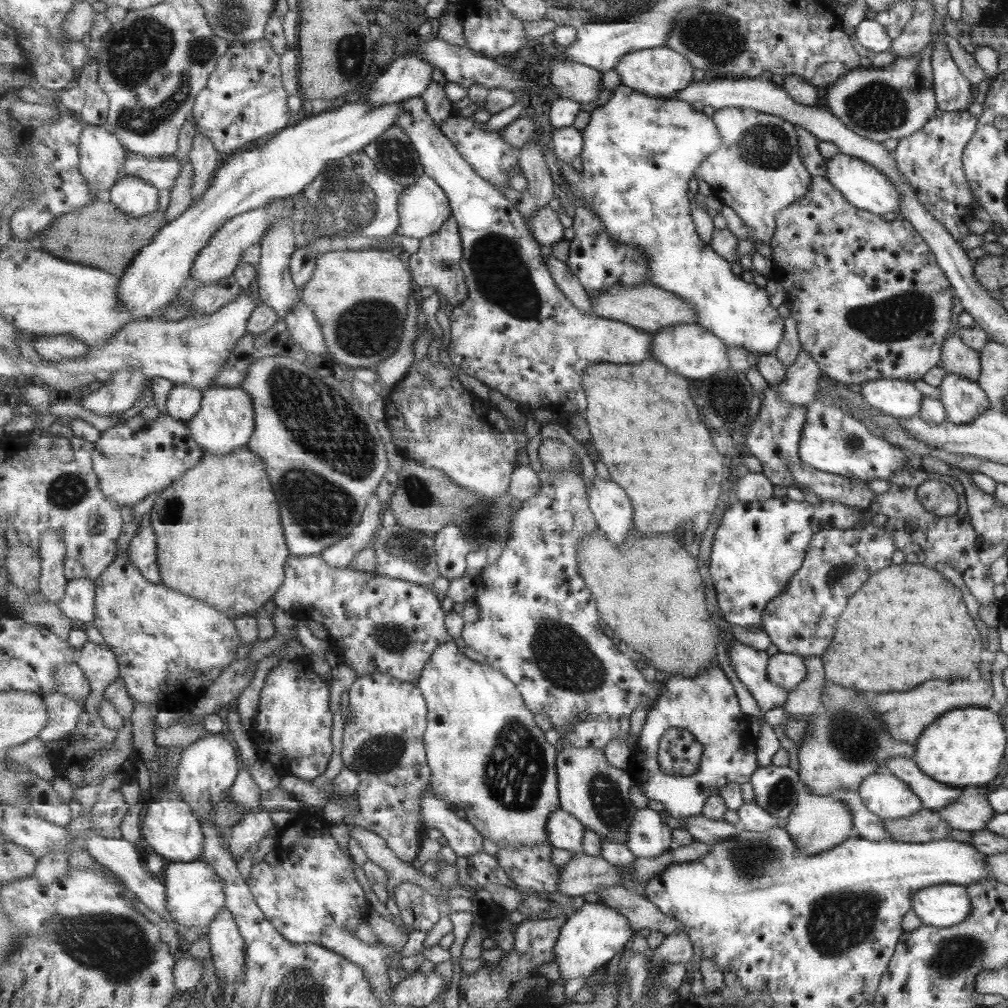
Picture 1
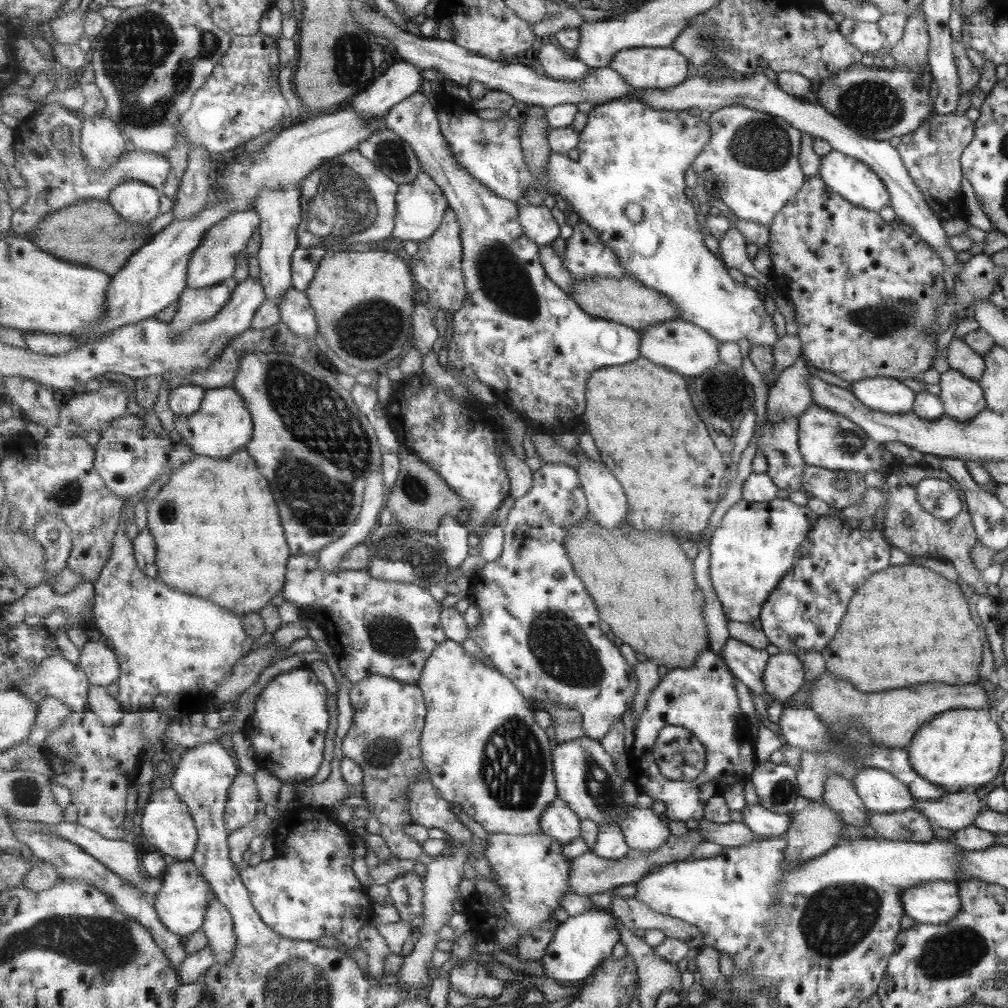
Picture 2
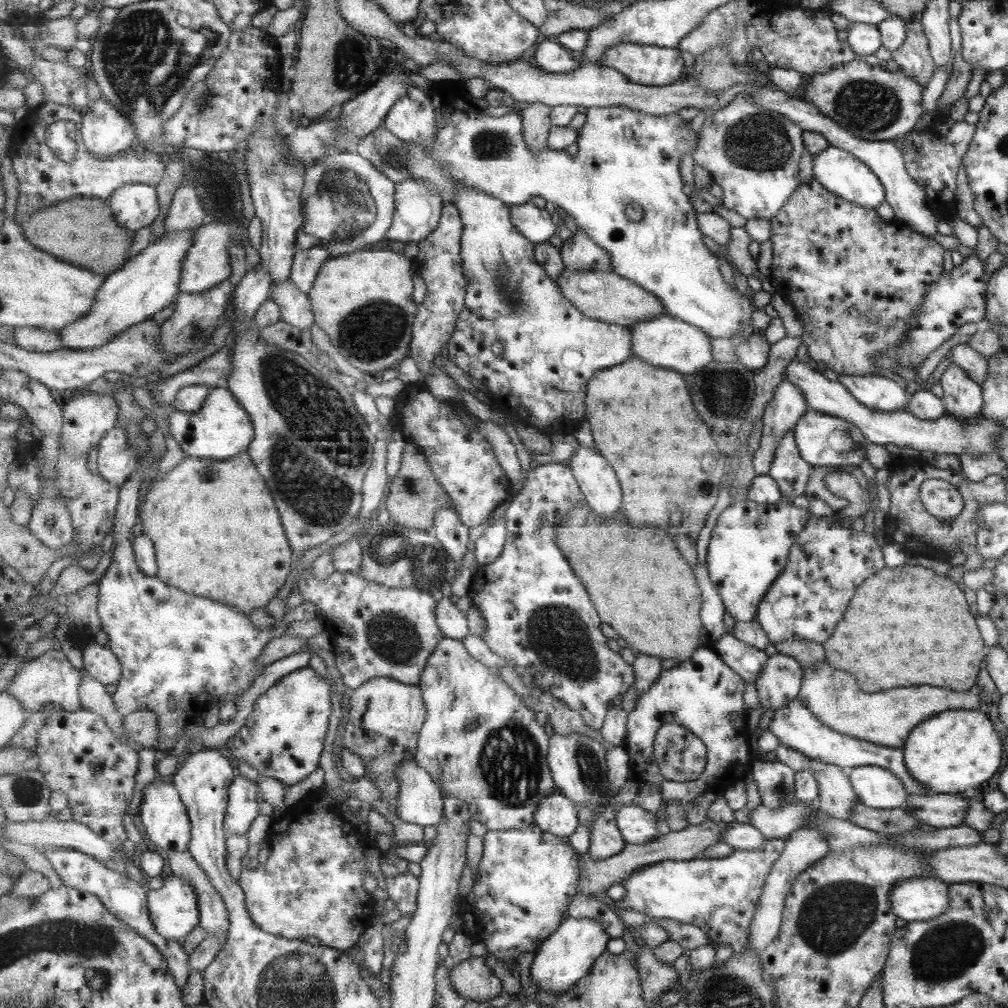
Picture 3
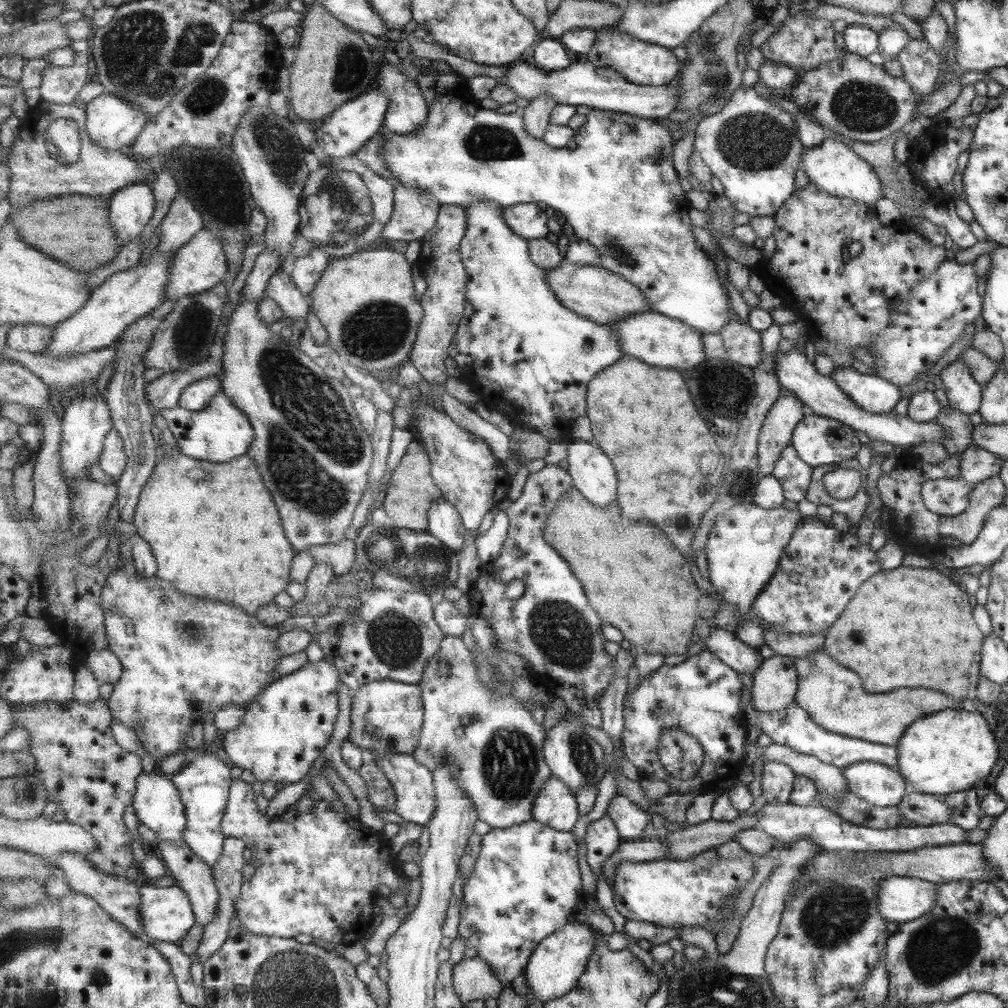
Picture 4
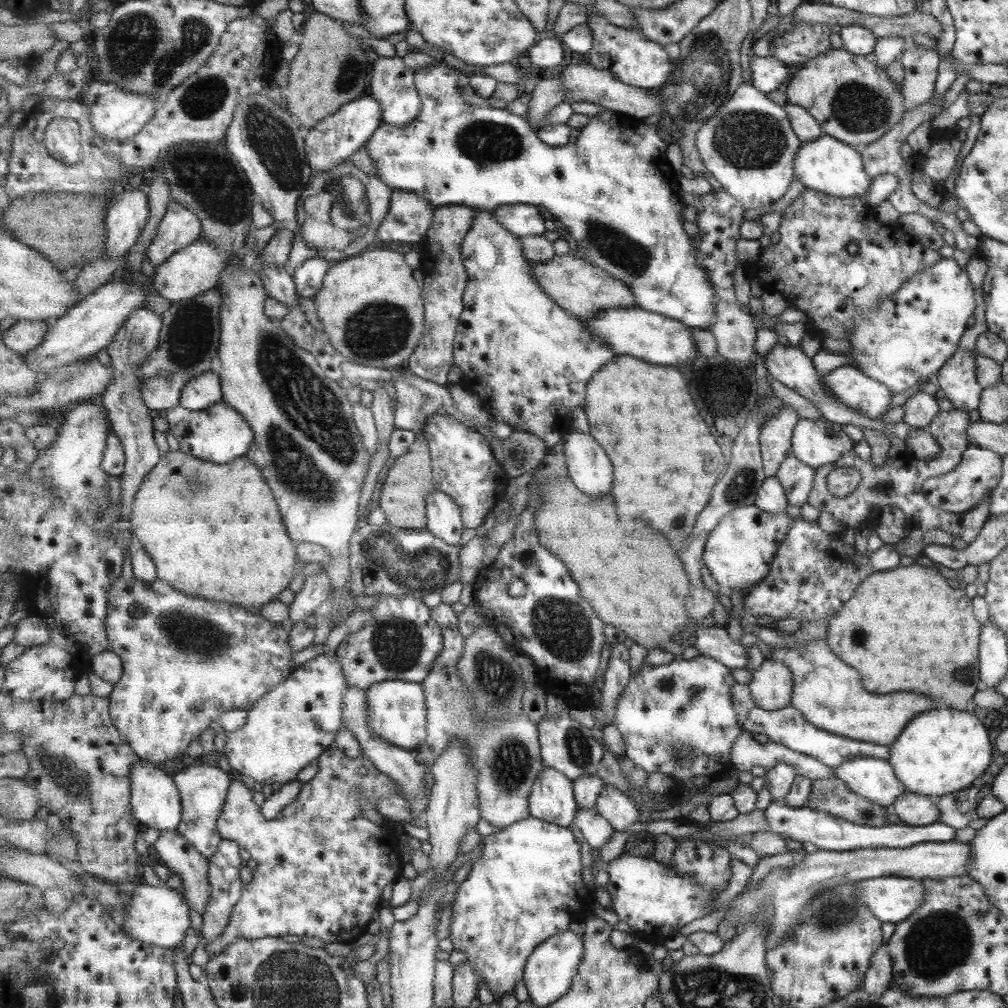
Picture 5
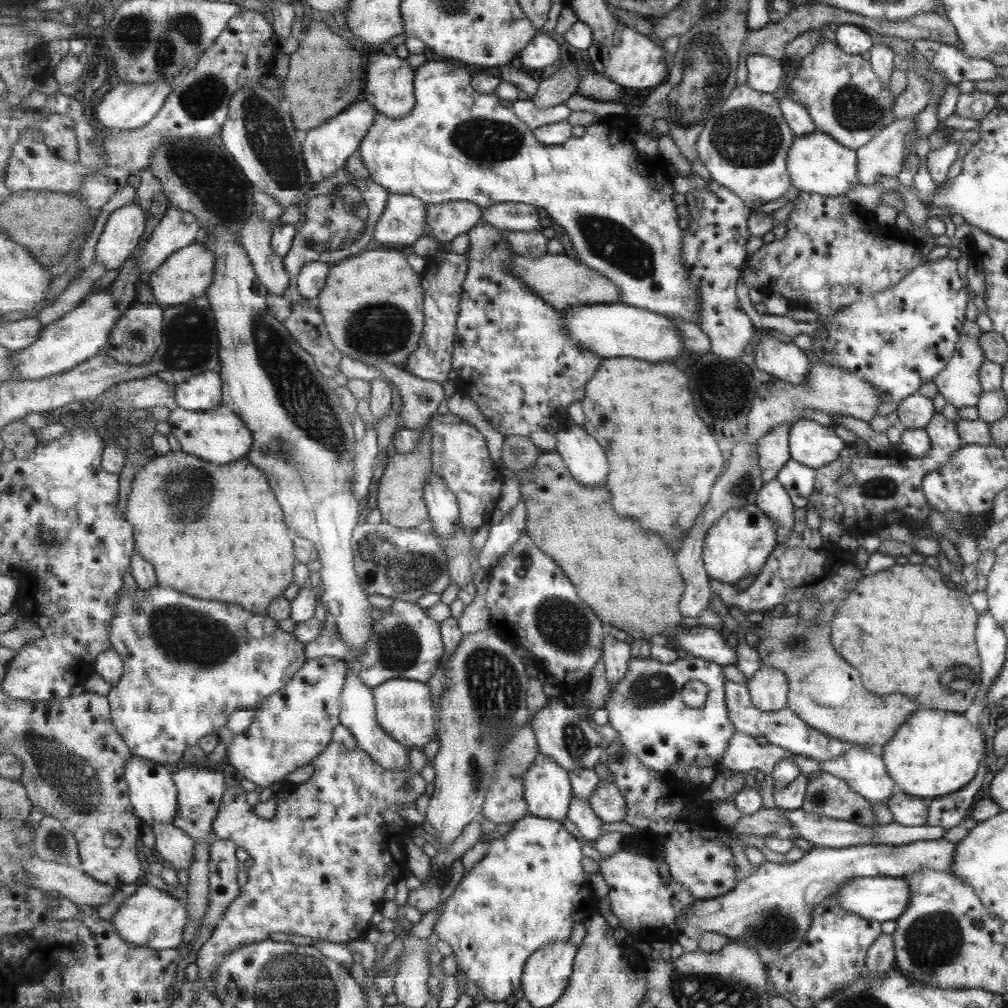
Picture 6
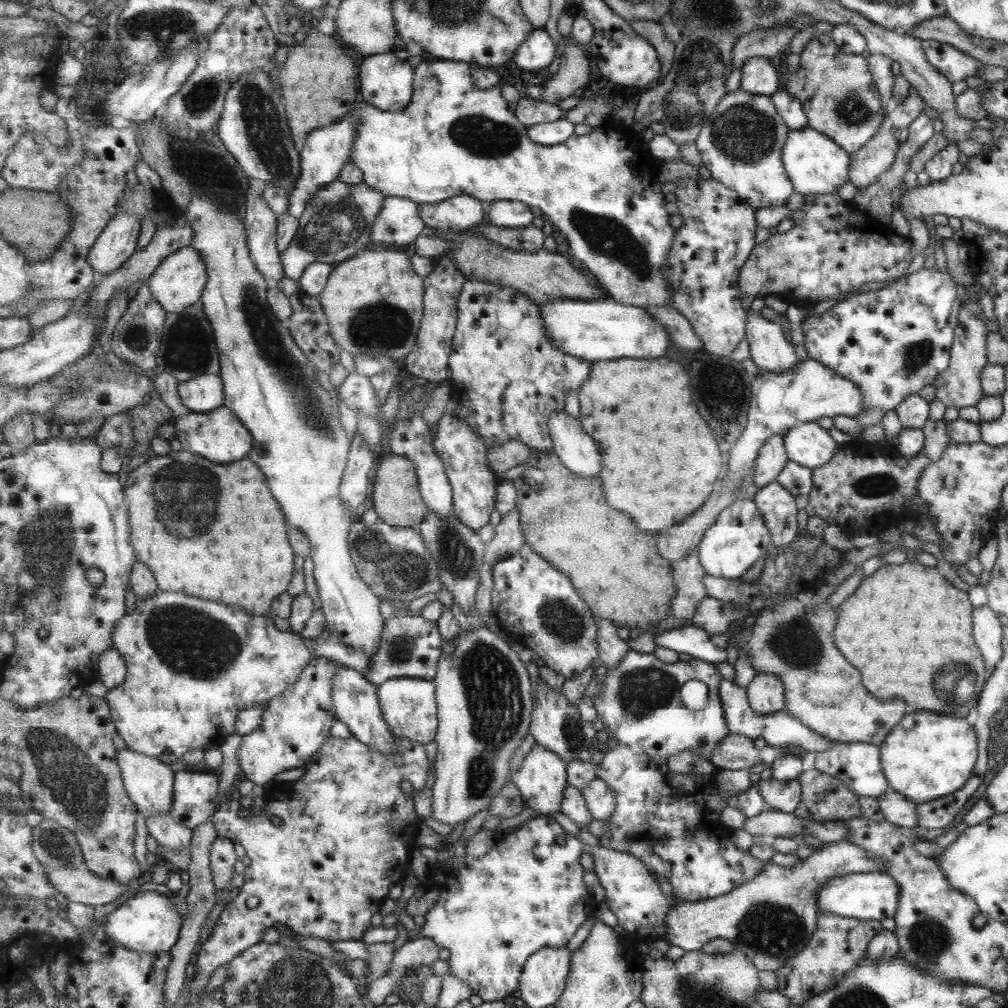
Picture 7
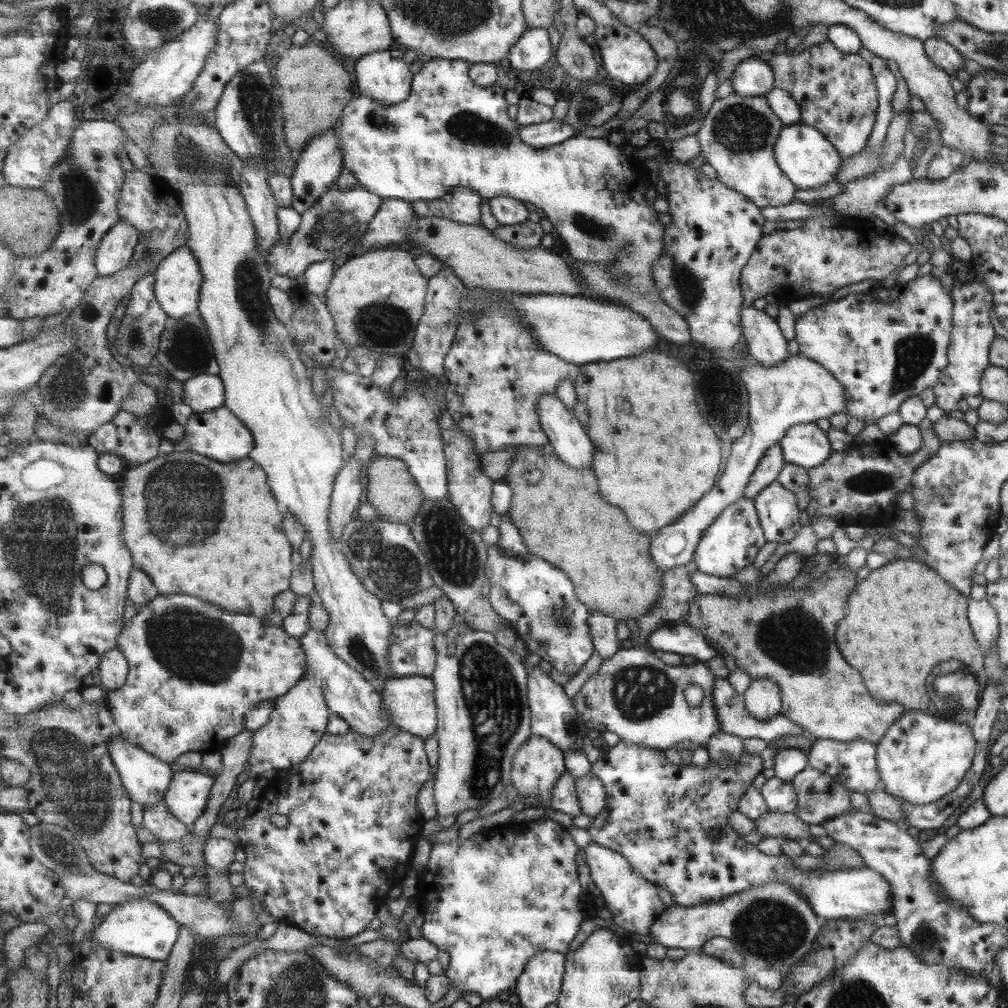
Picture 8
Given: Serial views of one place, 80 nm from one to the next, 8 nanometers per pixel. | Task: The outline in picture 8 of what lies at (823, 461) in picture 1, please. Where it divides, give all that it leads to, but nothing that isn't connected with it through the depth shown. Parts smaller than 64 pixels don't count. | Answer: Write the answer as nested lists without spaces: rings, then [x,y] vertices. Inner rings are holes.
[[[814,423],[789,427],[778,445],[785,463],[801,465],[807,470],[821,464],[831,452],[826,433]]]

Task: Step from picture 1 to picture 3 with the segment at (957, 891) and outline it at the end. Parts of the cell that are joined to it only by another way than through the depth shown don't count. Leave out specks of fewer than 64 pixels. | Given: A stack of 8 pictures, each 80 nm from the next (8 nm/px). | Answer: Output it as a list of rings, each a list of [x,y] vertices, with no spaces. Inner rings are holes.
[[[931,876],[900,880],[888,892],[891,911],[906,923],[932,919],[947,911],[948,886]]]

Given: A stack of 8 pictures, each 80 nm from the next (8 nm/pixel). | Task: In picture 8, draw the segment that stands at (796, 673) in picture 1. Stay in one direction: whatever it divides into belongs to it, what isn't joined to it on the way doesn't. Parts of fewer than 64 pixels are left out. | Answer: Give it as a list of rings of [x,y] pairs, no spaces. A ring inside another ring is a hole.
[[[767,678],[753,680],[745,694],[747,710],[755,720],[769,720],[780,712],[780,689]]]

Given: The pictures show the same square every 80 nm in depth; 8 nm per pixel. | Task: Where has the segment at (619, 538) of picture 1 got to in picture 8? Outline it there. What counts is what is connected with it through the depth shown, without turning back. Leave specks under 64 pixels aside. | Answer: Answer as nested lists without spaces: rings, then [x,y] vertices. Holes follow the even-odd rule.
[[[545,393],[538,400],[541,426],[547,433],[555,452],[568,465],[590,468],[594,459],[594,442],[571,409],[553,393]]]

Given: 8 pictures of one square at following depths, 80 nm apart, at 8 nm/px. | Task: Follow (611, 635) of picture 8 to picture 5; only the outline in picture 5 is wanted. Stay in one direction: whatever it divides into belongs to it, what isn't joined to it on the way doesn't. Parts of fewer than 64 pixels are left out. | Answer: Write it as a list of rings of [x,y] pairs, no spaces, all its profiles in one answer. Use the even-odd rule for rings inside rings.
[[[623,643],[610,644],[612,652],[605,672],[604,688],[601,694],[601,705],[599,708],[607,712],[604,724],[616,726],[616,704],[621,698],[623,690],[631,681],[631,664],[629,664],[629,648]]]

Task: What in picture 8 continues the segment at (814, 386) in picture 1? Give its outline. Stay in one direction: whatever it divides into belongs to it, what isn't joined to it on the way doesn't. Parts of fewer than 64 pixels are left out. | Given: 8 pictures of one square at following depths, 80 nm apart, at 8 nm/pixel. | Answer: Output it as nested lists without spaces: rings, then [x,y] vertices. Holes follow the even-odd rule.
[[[778,444],[770,446],[760,459],[760,464],[755,468],[756,471],[753,472],[751,482],[745,491],[745,497],[753,499],[760,490],[775,481],[783,463],[781,447]]]

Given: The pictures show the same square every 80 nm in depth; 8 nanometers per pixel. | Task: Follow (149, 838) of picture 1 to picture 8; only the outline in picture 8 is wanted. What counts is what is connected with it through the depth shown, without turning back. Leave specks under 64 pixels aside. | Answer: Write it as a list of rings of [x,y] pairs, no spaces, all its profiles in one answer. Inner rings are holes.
[[[122,734],[110,742],[110,752],[124,781],[125,788],[128,788],[133,801],[144,806],[164,801],[166,792],[175,775],[171,764],[156,757],[153,753],[147,752],[139,745],[131,744],[123,738]]]

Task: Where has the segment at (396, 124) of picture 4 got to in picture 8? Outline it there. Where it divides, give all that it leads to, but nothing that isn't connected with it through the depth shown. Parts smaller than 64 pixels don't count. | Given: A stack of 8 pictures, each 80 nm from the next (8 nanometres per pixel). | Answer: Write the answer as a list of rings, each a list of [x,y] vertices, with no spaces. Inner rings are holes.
[[[389,49],[362,56],[355,64],[359,95],[393,106],[411,96],[415,74],[401,58],[393,58]]]

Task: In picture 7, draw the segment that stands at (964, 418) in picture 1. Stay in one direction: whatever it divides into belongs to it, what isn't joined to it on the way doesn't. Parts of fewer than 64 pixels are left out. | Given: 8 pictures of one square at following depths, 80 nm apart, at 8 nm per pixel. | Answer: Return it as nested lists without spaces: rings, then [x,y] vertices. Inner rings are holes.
[[[967,287],[967,302],[961,307],[957,316],[958,326],[955,328],[955,336],[952,340],[951,355],[948,367],[936,376],[932,385],[935,388],[934,398],[949,408],[965,408],[975,406],[983,398],[983,389],[980,385],[980,372],[988,364],[987,336],[990,333],[983,320],[979,318],[979,293],[977,287]]]

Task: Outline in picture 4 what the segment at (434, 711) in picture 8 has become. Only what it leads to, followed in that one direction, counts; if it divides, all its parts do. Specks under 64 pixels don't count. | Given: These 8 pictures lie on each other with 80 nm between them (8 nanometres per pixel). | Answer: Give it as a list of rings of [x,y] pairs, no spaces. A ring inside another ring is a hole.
[[[380,680],[355,692],[351,704],[349,739],[355,745],[375,753],[411,754],[420,746],[426,710],[422,689],[417,684]]]

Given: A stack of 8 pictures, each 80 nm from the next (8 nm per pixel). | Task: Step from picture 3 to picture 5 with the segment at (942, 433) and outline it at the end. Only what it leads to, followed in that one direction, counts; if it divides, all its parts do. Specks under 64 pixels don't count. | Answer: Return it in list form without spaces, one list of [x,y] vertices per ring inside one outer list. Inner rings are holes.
[[[778,341],[777,344],[767,350],[767,354],[763,356],[762,359],[766,371],[771,374],[775,380],[781,382],[783,386],[791,388],[791,390],[797,392],[799,396],[803,396],[803,398],[811,401],[819,409],[824,420],[840,425],[851,423],[854,427],[858,428],[867,427],[868,429],[882,432],[887,438],[889,435],[893,435],[899,438],[899,440],[904,440],[907,431],[913,429],[910,428],[910,426],[907,426],[903,421],[885,425],[880,423],[880,417],[869,420],[868,418],[857,414],[854,410],[847,408],[844,404],[837,402],[830,394],[828,394],[828,392],[826,392],[826,390],[824,390],[824,386],[820,383],[820,378],[815,372],[815,369],[813,369],[810,359],[803,354],[798,345],[782,345]]]

